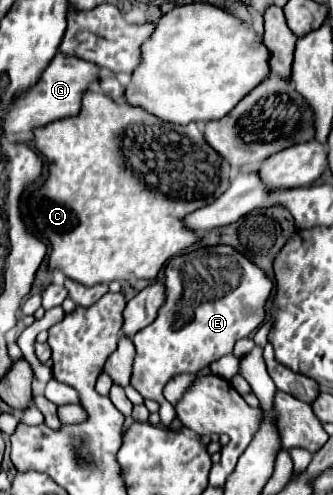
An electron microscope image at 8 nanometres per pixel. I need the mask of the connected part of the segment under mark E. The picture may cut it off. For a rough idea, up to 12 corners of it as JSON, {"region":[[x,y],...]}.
{"region":[[230,246],[176,256],[166,302],[132,338],[130,384],[162,396],[232,354],[272,282]]}

